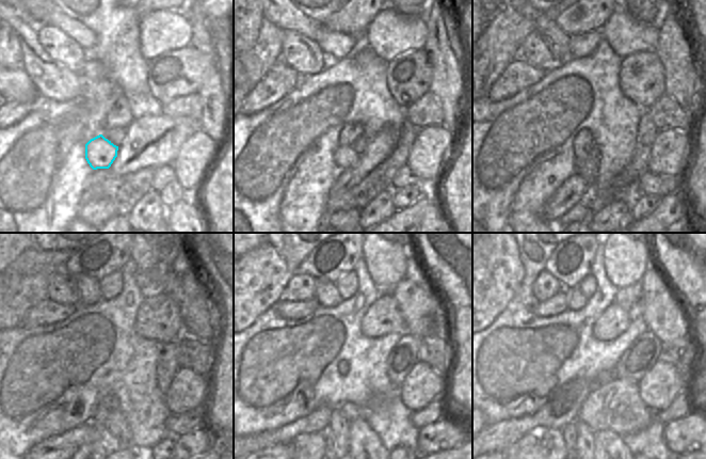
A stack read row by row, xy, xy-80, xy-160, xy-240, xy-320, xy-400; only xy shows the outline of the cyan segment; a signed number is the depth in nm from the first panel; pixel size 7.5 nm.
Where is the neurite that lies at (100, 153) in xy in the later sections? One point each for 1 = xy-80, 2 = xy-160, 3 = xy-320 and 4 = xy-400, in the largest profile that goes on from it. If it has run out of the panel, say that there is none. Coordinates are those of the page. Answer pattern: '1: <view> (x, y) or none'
1: xy-80 (345, 158)
2: xy-160 (588, 170)
3: xy-320 (366, 447)
4: xy-400 (610, 449)

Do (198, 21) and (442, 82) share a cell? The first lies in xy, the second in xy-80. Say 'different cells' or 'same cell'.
same cell

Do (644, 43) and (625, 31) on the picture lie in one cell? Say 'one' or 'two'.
one

